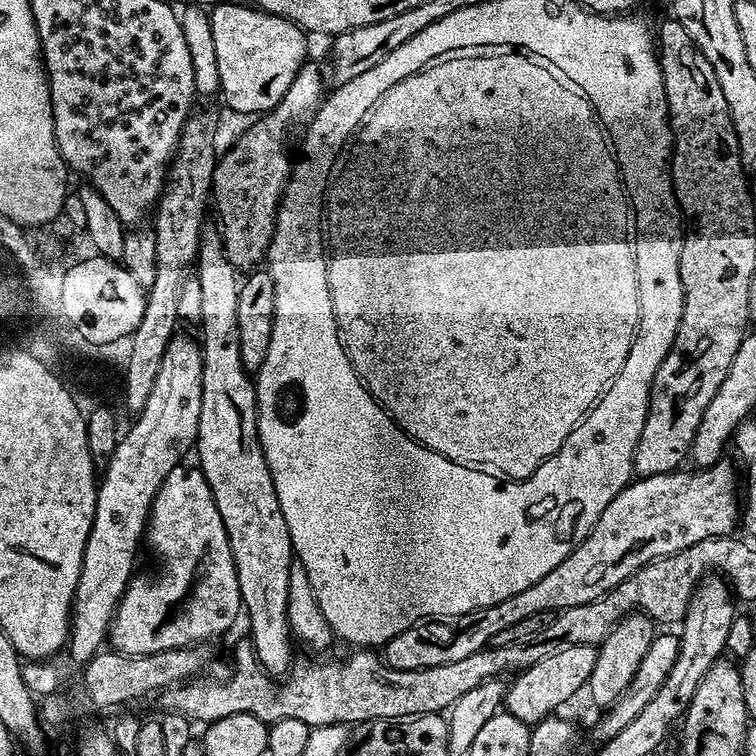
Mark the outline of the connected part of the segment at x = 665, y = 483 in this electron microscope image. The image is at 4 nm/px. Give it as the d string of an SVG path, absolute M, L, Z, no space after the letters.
M722 458L717 464L691 470L692 472L677 470L633 479L613 498L610 506L602 510L598 522L594 522L590 534L586 534L583 542L577 544L569 556L562 558L562 562L558 562L558 566L554 566L554 570L550 570L546 578L538 578L534 586L526 586L526 590L521 590L520 593L505 598L494 606L470 610L466 614L427 616L424 620L414 622L409 628L402 630L402 634L394 634L394 638L390 638L382 646L384 661L400 670L446 666L446 662L462 662L462 658L467 658L470 654L482 650L489 642L503 637L500 635L507 628L515 629L516 624L522 622L522 618L530 618L543 612L555 614L561 608L582 606L606 594L606 590L618 586L618 582L630 578L630 574L637 572L643 564L663 556L678 554L686 550L686 546L694 546L694 542L702 542L711 536L733 535L742 520L742 508L738 503L738 496L736 500L737 465L733 464L728 461L728 458Z

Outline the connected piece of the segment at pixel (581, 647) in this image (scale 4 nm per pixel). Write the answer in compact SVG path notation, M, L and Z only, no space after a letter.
M579 644L578 646L566 646L554 654L546 654L546 658L538 658L534 666L523 669L515 677L513 684L507 685L504 693L503 707L514 718L522 723L534 726L540 720L553 715L576 691L583 689L588 683L590 674L594 670L597 645Z

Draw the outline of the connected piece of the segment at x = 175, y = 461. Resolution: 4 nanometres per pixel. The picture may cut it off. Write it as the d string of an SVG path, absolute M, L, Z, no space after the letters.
M176 334L172 340L169 341L166 346L164 353L162 354L162 364L158 366L158 378L154 378L154 390L150 390L150 398L146 398L146 406L142 406L142 410L135 417L136 420L132 424L132 429L125 431L121 435L120 441L116 444L114 454L110 458L110 462L103 468L102 475L98 480L98 487L96 489L96 509L94 510L94 522L90 526L90 534L86 538L86 550L84 551L84 557L82 558L82 570L78 574L78 586L74 590L74 598L72 599L72 618L70 621L70 631L68 633L68 642L66 650L61 651L59 654L47 659L47 660L28 660L27 662L21 663L20 673L22 678L26 682L26 686L31 690L33 696L37 698L43 698L45 696L54 696L61 691L60 687L71 678L72 675L77 675L78 670L83 669L84 665L96 655L97 652L101 651L105 647L106 641L108 640L108 628L112 624L112 616L116 612L116 608L120 605L120 600L124 596L124 592L128 589L128 581L132 579L134 575L134 569L132 569L132 559L136 556L136 551L139 550L140 544L142 548L142 541L146 536L146 525L148 517L152 515L152 503L154 498L158 494L158 490L162 486L162 482L166 482L166 478L170 474L170 470L174 470L181 463L180 460L196 443L196 435L198 434L198 418L200 417L200 411L202 410L202 354L200 353L200 345L195 339L192 340L188 336L182 336L182 334Z

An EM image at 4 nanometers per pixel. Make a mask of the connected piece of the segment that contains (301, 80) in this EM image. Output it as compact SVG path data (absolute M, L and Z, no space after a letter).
M305 63L294 82L290 82L290 90L286 90L282 102L271 112L253 119L253 124L237 138L236 145L217 159L210 200L220 219L218 227L224 240L224 252L237 270L251 269L265 259L276 229L280 197L294 167L293 157L288 157L288 131L296 123L307 125L316 115L326 95L324 80L326 84L325 73L324 76L320 73L318 65Z

